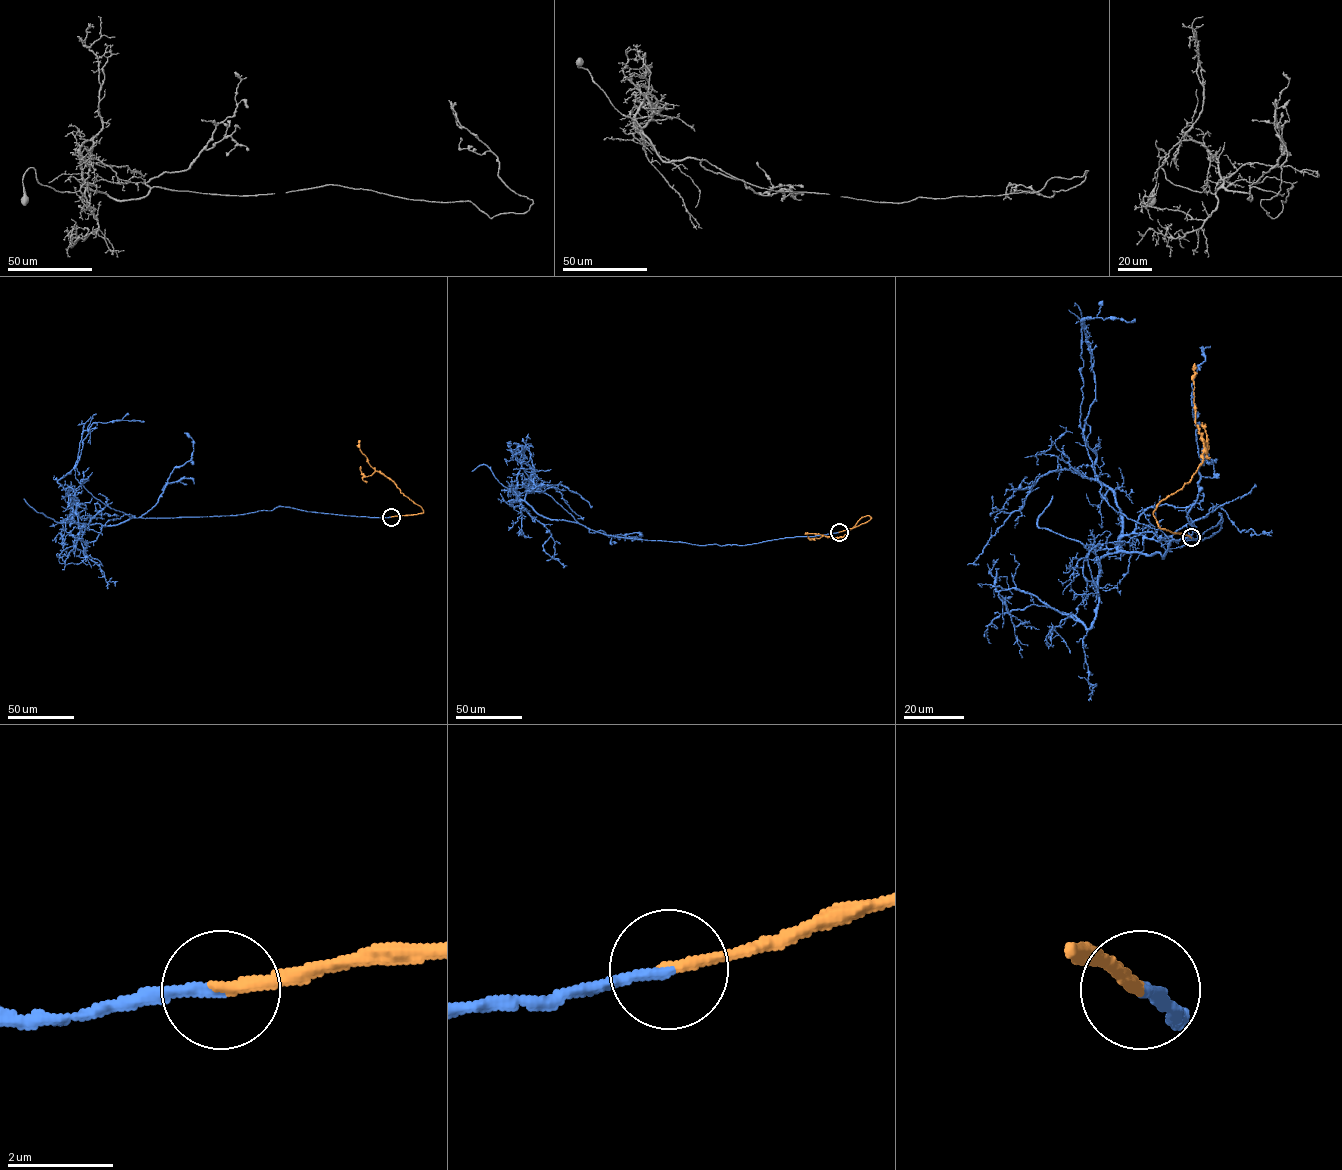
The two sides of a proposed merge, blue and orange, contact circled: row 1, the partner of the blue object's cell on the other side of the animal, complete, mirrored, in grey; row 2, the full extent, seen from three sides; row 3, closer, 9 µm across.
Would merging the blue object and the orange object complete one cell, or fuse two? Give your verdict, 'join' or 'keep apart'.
join

